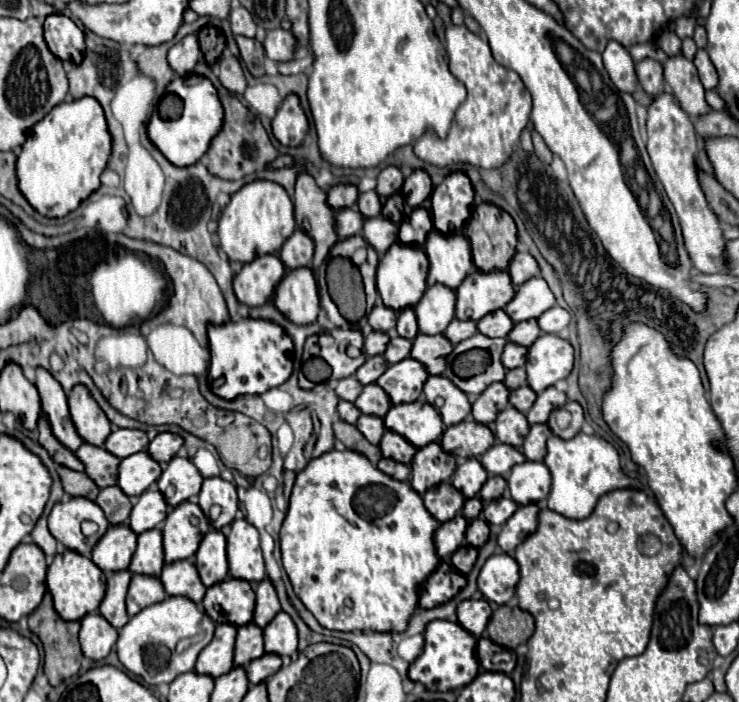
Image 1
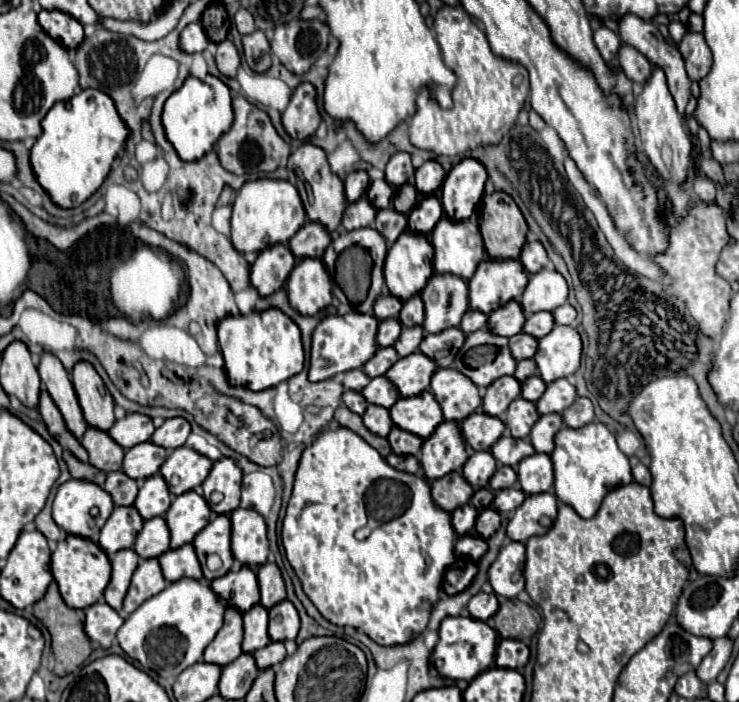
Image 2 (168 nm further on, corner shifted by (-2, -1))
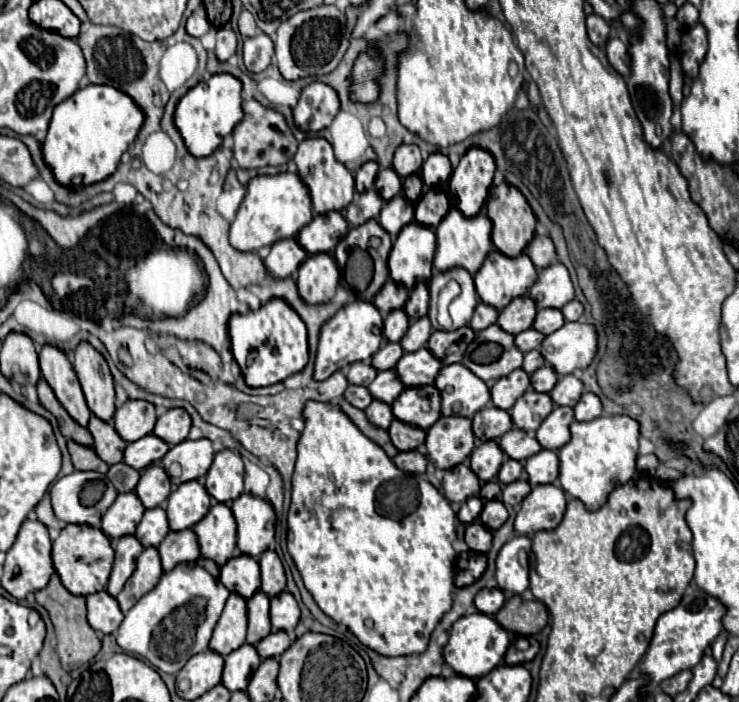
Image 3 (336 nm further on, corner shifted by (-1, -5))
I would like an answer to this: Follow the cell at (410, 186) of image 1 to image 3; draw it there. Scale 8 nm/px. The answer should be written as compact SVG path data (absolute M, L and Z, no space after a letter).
M431 153L421 167L421 177L429 187L443 187L451 177L451 161L443 153Z

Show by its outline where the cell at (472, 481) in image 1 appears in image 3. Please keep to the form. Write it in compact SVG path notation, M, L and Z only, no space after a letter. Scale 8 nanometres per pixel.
M493 439L475 447L469 457L469 467L477 473L477 477L483 483L495 479L501 463L503 463L503 451L501 451L499 443Z

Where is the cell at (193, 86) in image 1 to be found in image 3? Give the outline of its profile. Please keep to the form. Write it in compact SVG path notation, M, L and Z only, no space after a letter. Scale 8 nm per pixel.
M221 73L221 75L211 75L209 79L197 83L179 101L175 109L175 125L181 131L185 145L195 157L211 155L223 143L223 139L235 129L235 125L243 119L241 91L243 91L243 83L237 77L229 73Z

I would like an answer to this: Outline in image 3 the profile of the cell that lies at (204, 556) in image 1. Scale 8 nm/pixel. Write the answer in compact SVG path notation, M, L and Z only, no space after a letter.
M215 503L209 513L193 527L199 537L201 555L213 559L217 565L225 565L233 557L237 547L235 519L227 503Z

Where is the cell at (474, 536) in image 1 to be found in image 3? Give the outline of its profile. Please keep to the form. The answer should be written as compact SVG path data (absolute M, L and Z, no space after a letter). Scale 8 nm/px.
M493 499L493 501L485 501L485 507L483 507L483 511L481 511L479 521L481 521L487 529L493 531L493 529L499 529L499 527L507 521L507 517L509 517L509 513L507 513L503 501Z

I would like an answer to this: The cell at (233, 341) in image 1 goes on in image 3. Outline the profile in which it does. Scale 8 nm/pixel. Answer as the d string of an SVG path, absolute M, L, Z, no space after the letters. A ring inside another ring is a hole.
M271 299L257 311L247 311L245 315L233 315L229 321L231 349L233 357L241 367L241 373L249 387L265 387L299 373L309 361L307 327L295 309L285 299ZM255 349L257 355L251 359L249 351Z

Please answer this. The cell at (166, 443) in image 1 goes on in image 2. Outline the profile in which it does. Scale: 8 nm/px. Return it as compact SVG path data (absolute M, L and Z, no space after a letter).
M180 417L166 419L164 425L158 427L156 433L152 435L152 443L172 451L176 447L182 447L188 435L190 435L190 425L186 419L180 419Z

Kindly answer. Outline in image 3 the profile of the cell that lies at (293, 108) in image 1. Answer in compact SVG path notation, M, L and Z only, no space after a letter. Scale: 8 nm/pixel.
M311 83L301 91L299 103L293 109L295 123L301 131L321 131L331 125L333 117L339 113L339 95L333 87L325 83Z

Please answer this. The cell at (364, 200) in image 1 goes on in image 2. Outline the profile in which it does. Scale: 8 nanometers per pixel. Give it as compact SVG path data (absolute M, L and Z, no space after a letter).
M380 179L380 181L374 181L368 189L368 199L370 203L376 207L376 209L386 209L390 207L390 201L392 201L392 195L394 195L394 189L390 189L390 185Z

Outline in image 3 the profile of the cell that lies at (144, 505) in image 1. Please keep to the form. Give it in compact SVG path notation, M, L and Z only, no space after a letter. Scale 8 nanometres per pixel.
M151 463L149 467L145 467L145 471L141 473L141 479L135 487L135 493L139 495L141 503L147 509L163 505L171 493L171 483L169 483L167 471L159 463Z

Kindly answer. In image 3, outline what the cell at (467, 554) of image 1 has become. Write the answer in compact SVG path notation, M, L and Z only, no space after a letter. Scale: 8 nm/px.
M475 521L475 523L467 525L465 541L467 541L469 549L479 551L479 553L487 553L491 547L491 531L483 523Z

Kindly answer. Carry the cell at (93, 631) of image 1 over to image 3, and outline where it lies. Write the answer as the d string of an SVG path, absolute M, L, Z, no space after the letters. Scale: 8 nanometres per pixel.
M103 589L87 597L87 619L95 631L107 635L117 631L123 621L123 613L119 609L117 599Z

